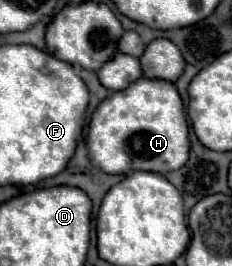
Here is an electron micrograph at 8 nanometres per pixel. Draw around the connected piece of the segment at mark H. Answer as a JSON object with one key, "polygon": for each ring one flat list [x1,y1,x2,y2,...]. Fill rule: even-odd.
{"polygon":[[139,78,125,90,113,92,91,116,87,150,91,164,107,174,179,170,189,158,189,126,177,88,167,80]]}

